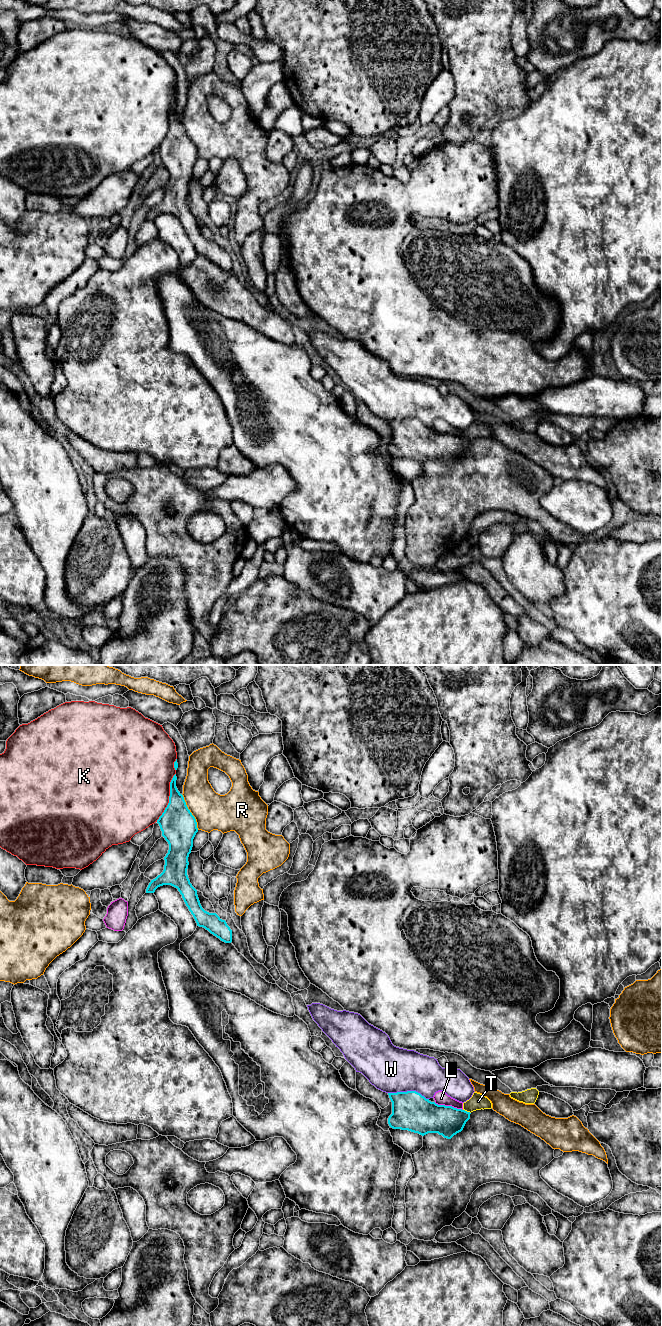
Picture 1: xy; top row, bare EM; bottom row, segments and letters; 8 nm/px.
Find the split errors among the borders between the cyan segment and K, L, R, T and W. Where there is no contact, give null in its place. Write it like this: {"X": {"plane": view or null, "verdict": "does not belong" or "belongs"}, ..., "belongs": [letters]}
{"K": {"plane": "xy", "verdict": "does not belong"}, "L": {"plane": "xy", "verdict": "does not belong"}, "R": {"plane": "xy", "verdict": "does not belong"}, "T": {"plane": "xy", "verdict": "does not belong"}, "W": {"plane": "xy", "verdict": "does not belong"}, "belongs": []}

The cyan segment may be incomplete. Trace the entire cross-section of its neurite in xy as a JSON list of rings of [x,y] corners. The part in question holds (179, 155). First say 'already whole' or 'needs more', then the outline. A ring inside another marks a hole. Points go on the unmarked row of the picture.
already whole | [[[175,102],[170,110],[169,131],[157,148],[162,164],[169,172],[168,181],[164,185],[164,198],[151,208],[146,221],[154,221],[158,215],[163,213],[177,216],[197,254],[205,256],[221,269],[231,271],[232,258],[226,249],[222,248],[216,241],[209,241],[202,236],[197,218],[188,206],[188,185],[198,156],[195,145],[176,115],[176,108]]]

